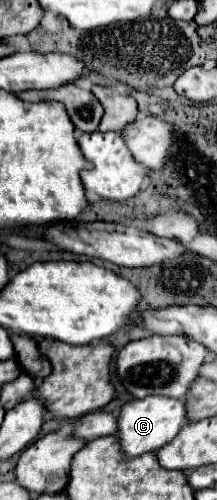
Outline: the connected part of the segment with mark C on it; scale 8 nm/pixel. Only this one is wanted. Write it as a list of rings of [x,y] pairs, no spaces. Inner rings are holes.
[[[151,395],[145,399],[135,399],[123,405],[119,415],[119,443],[125,455],[139,457],[143,453],[151,453],[173,441],[179,431],[187,425],[187,403],[183,399]]]

